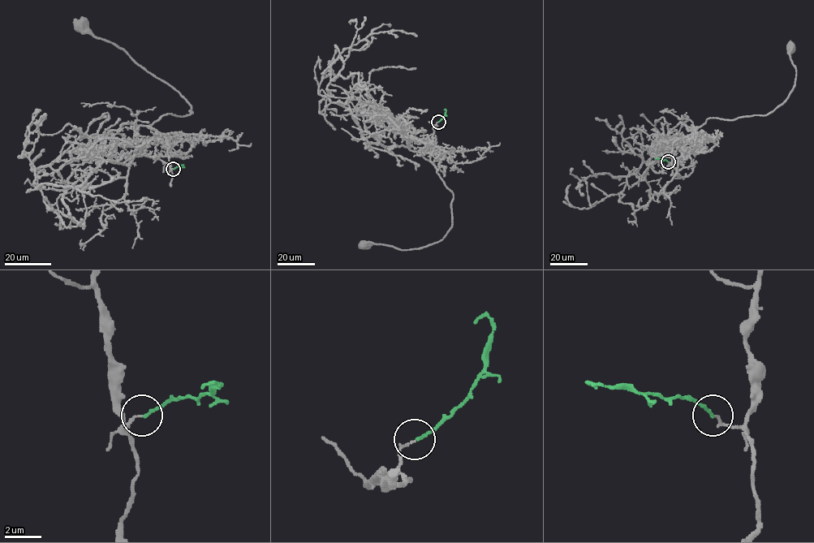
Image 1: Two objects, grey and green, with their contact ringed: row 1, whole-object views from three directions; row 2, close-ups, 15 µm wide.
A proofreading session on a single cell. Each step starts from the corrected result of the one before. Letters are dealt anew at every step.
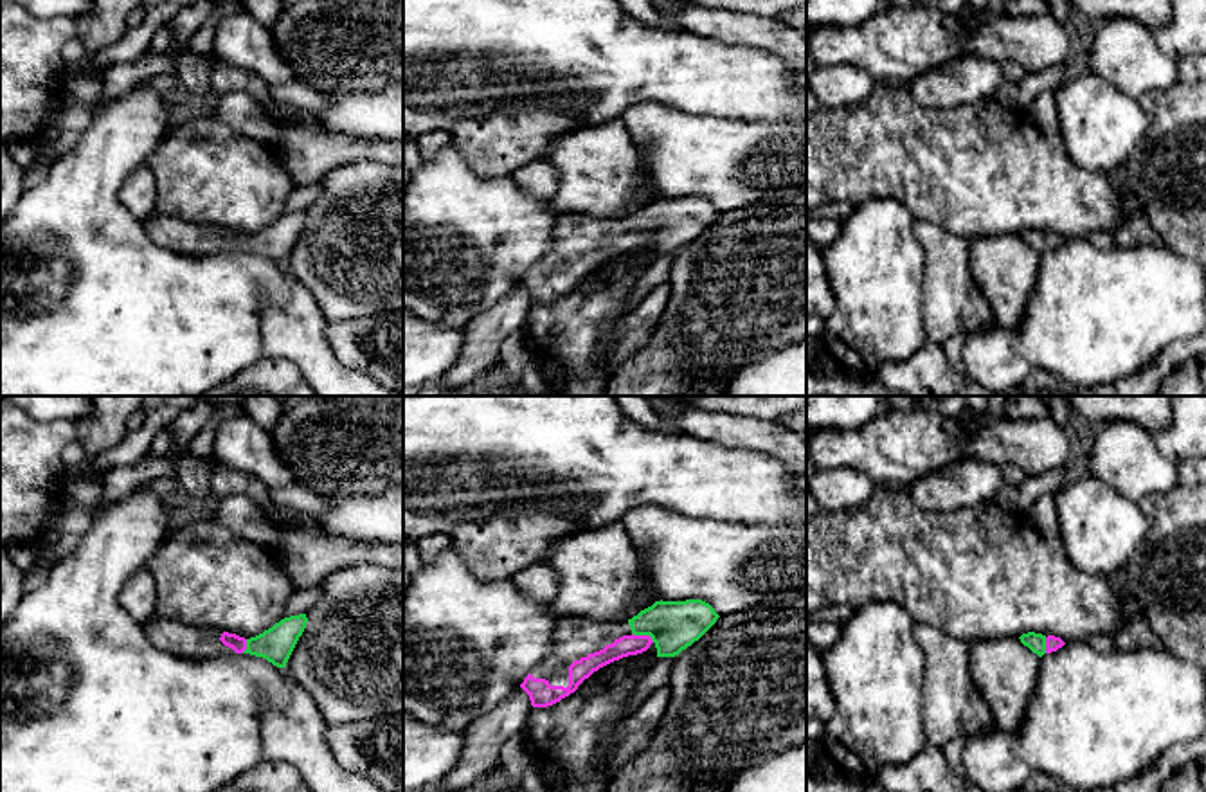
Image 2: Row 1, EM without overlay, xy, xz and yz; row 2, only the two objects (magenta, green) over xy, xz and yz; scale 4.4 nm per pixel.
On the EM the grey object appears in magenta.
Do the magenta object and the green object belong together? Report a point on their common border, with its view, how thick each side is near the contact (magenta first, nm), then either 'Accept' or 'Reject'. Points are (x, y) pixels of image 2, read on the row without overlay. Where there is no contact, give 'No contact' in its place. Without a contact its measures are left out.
Touches magenta at xz (643, 233). Thickness 100 nm (magenta) against 220 nm. Accept

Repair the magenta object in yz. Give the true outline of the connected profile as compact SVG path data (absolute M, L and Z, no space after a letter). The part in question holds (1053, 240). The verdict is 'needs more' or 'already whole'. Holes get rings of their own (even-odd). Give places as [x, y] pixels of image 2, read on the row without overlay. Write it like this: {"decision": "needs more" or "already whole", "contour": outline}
{"decision": "needs more", "contour": "M1035 229L1022 230L1019 236L1024 243L1028 243L1039 254L1042 254L1044 250L1057 248L1066 241L1060 234L1055 234L1055 232L1046 234Z"}

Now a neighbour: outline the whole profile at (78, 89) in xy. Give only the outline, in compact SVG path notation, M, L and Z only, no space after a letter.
M68 74L63 85L63 99L65 103L85 104L94 108L103 95L103 81L83 76L83 74Z

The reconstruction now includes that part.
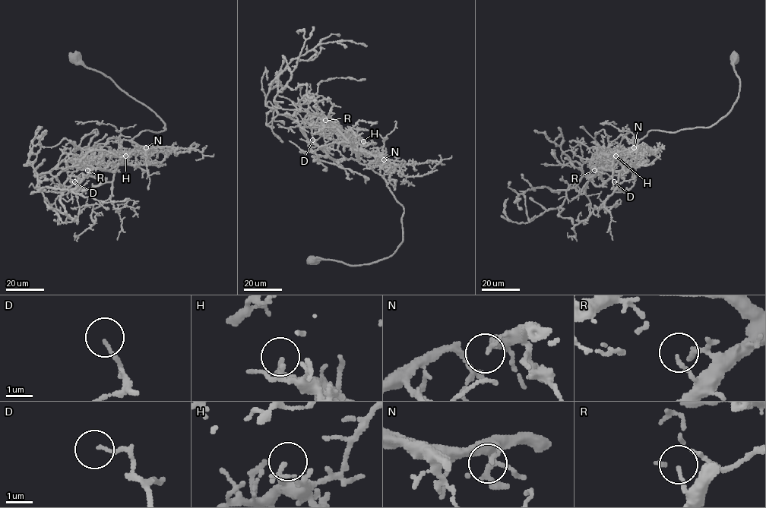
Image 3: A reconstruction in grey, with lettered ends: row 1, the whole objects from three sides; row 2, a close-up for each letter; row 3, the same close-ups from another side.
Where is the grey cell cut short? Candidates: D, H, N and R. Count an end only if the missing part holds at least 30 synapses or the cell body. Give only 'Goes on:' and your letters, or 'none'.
Goes on: R

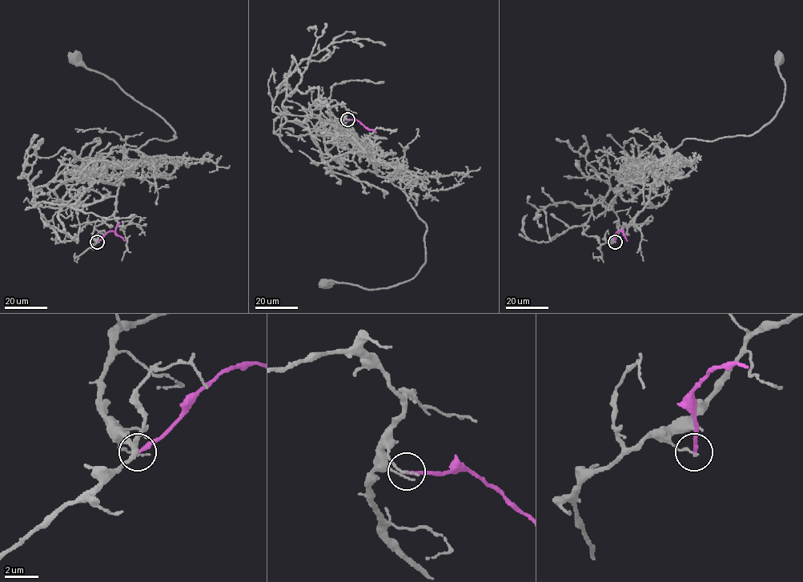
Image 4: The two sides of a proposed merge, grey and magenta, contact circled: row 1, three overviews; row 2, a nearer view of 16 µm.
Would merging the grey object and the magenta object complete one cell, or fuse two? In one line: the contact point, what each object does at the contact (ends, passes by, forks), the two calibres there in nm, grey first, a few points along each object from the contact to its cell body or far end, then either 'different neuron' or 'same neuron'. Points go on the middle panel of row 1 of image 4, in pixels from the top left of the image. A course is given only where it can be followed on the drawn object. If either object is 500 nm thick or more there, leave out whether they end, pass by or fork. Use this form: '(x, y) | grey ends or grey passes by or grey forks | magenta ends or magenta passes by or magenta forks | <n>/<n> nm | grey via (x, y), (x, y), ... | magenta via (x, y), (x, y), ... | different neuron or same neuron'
(347, 119) | grey ends | magenta ends | 140/240 nm | grey via (347, 119), (375, 173), (403, 190), (425, 224), (425, 261), (387, 287), (326, 283) | magenta via (348, 119), (356, 119), (375, 131) | different neuron

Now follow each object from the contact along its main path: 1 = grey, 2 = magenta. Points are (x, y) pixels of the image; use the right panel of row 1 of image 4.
1: (615, 242), (648, 200), (670, 149), (686, 138), (751, 135), (774, 118), (783, 101), (779, 60)
2: (615, 242), (615, 234), (620, 230), (627, 240)

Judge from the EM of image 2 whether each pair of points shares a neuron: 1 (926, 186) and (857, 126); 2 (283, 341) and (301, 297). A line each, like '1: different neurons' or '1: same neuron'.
1: same neuron
2: same neuron

